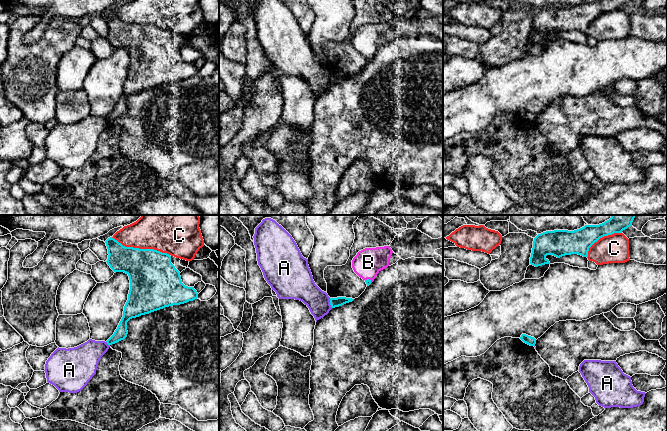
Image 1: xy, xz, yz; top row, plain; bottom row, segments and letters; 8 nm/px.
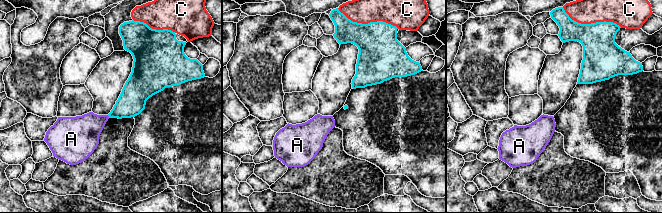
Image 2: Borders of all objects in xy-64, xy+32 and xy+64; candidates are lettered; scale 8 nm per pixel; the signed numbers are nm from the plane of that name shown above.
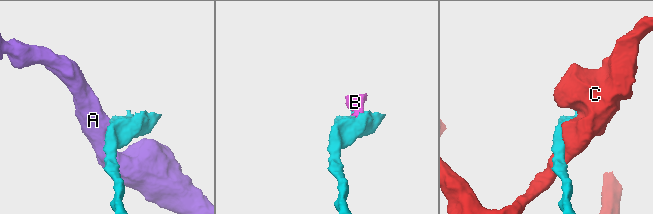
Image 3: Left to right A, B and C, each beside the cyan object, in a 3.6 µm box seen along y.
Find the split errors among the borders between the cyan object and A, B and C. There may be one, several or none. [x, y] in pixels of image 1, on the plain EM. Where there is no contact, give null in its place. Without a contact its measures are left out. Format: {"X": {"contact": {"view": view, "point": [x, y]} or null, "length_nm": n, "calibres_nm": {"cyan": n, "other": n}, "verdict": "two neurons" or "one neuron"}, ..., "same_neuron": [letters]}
{"A": {"contact": {"view": "xz", "point": [330, 79]}, "length_nm": 80, "calibres_nm": {"cyan": 80, "other": 200}, "verdict": "two neurons"}, "B": {"contact": {"view": "xz", "point": [368, 55]}, "length_nm": 60, "calibres_nm": {"cyan": 50, "other": 220}, "verdict": "one neuron"}, "C": {"contact": {"view": "xy", "point": [140, 25]}, "length_nm": 500, "calibres_nm": {"cyan": 380, "other": 240}, "verdict": "two neurons"}, "same_neuron": ["B"]}

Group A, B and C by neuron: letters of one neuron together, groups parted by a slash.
A / B / C

